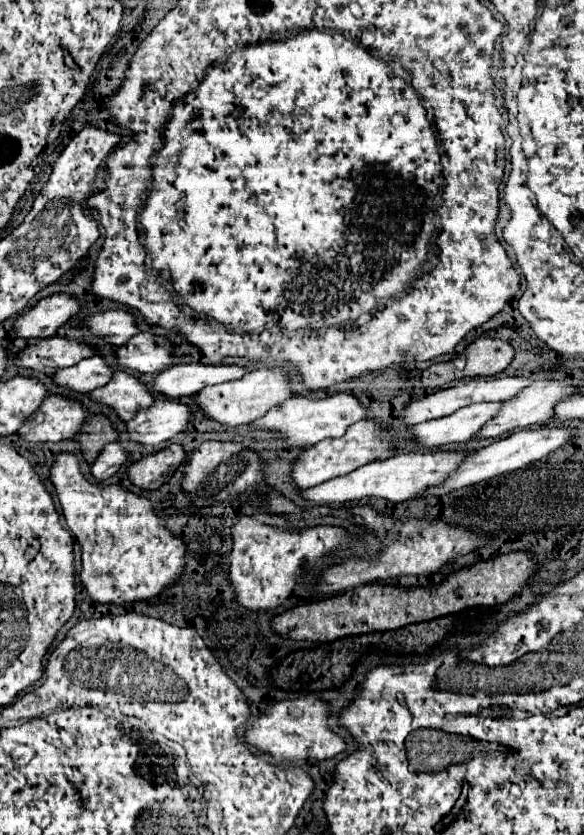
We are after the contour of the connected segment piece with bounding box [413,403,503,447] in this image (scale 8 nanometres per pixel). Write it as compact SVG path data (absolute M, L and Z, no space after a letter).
M477 403L463 407L449 417L415 425L413 437L427 447L469 441L477 435L477 431L481 431L481 427L485 427L485 423L489 423L489 419L501 411L501 407L503 403Z

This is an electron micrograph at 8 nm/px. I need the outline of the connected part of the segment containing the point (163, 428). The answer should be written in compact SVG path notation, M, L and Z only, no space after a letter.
M159 399L153 407L139 411L137 417L127 423L127 429L133 441L141 445L159 445L185 431L189 421L189 405L171 399Z

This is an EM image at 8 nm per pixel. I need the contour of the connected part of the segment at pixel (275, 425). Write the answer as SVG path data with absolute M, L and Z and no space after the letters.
M335 393L323 399L309 399L305 395L297 395L287 399L281 407L275 407L265 417L257 419L255 425L267 431L279 431L291 447L311 447L321 439L327 437L341 437L349 425L357 423L359 419L365 419L367 407L361 403L361 399L353 393Z

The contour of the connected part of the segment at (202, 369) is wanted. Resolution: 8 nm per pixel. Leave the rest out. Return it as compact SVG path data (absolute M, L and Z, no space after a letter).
M203 363L173 365L157 375L155 389L163 395L179 399L183 395L195 395L209 385L241 379L247 371L249 369L243 365L203 365Z

